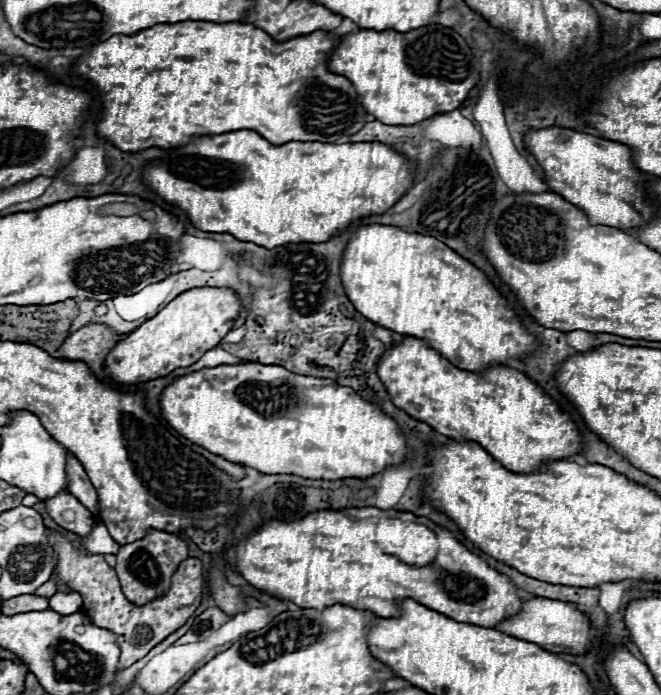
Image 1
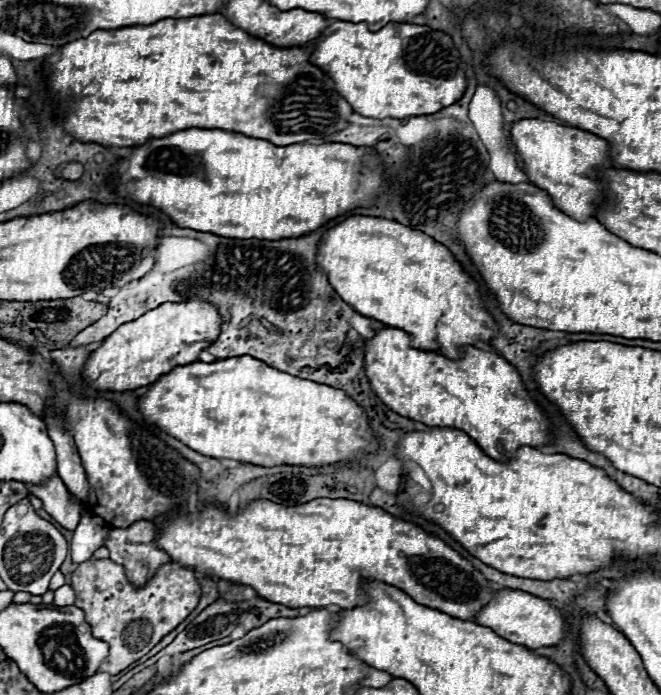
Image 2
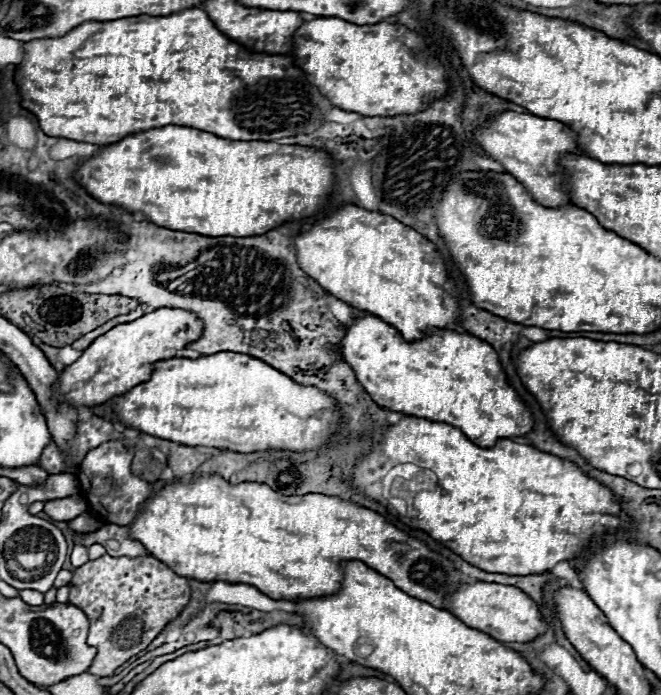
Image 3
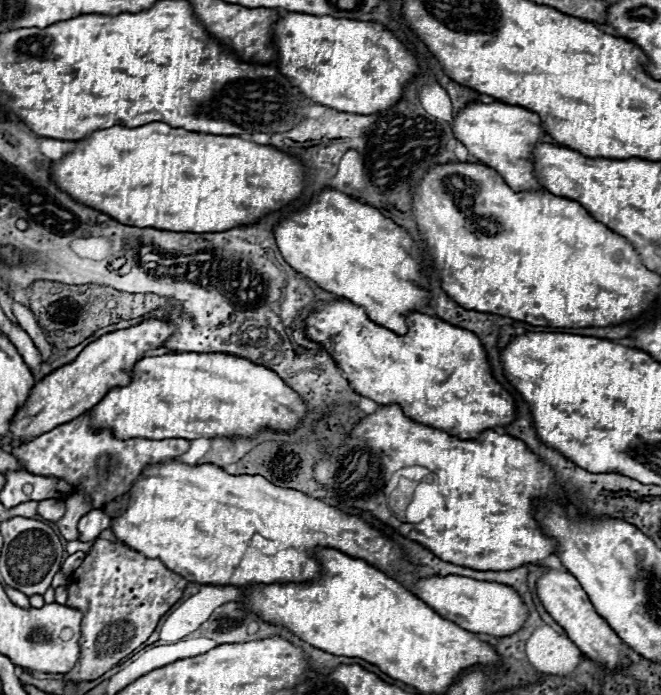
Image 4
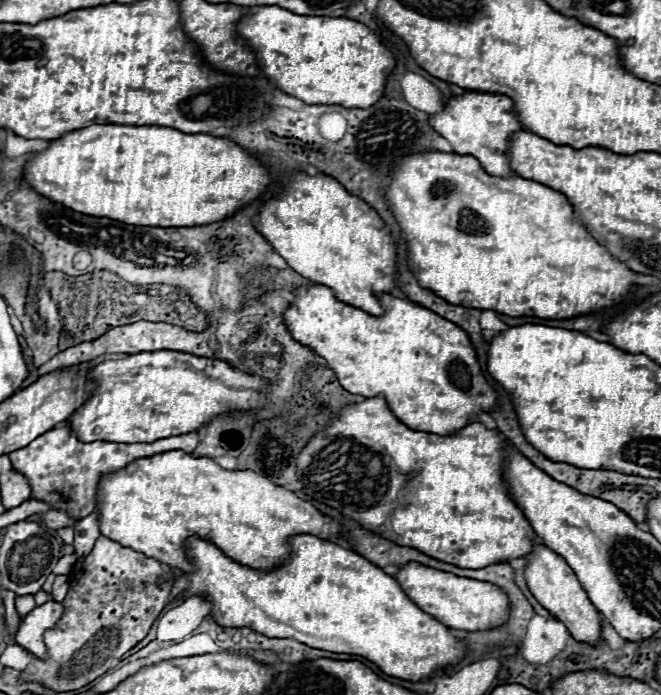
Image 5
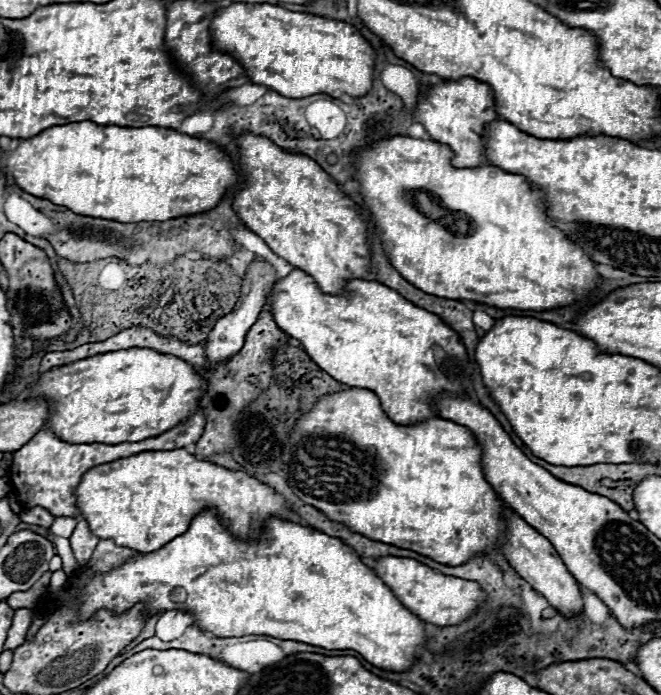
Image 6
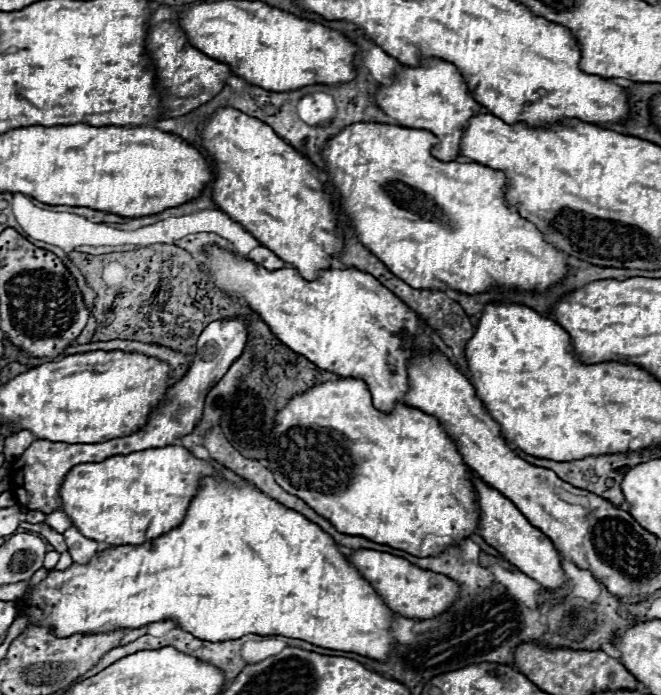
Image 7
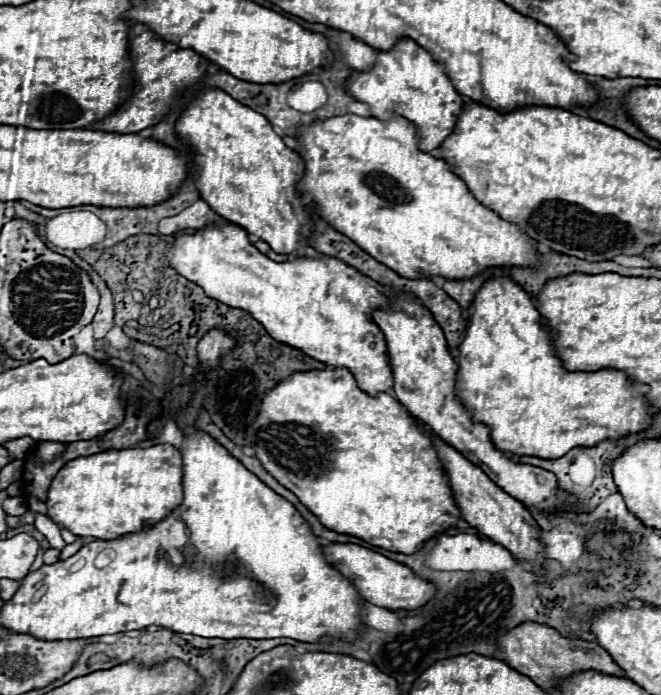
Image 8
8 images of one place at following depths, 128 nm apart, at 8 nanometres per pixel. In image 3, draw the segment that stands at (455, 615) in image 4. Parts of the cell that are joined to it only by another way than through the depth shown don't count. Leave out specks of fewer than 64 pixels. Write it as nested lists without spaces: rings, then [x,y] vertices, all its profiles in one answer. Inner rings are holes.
[[[496,582],[460,584],[456,592],[446,596],[444,610],[454,614],[466,626],[486,632],[488,636],[502,642],[528,642],[546,630],[546,624],[540,618],[538,606],[534,604],[530,596],[526,596],[516,586],[506,586],[506,584],[496,584]]]

